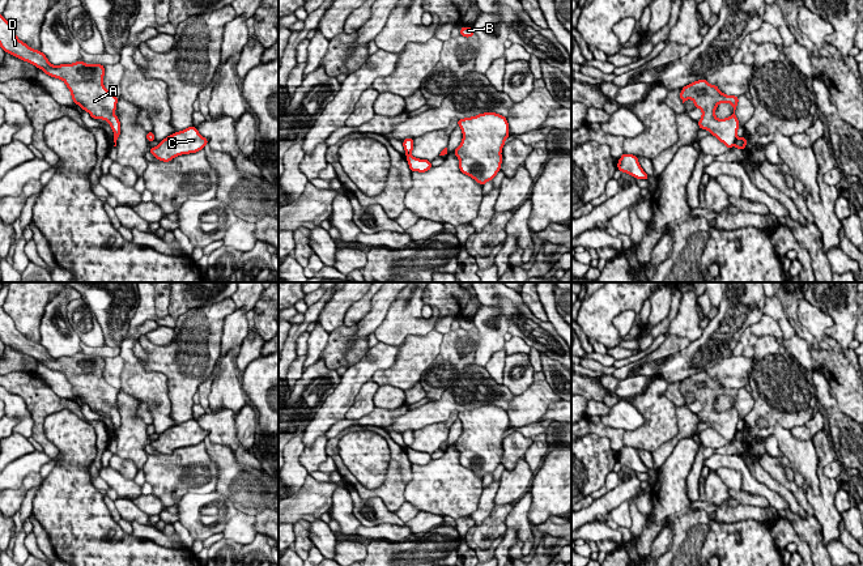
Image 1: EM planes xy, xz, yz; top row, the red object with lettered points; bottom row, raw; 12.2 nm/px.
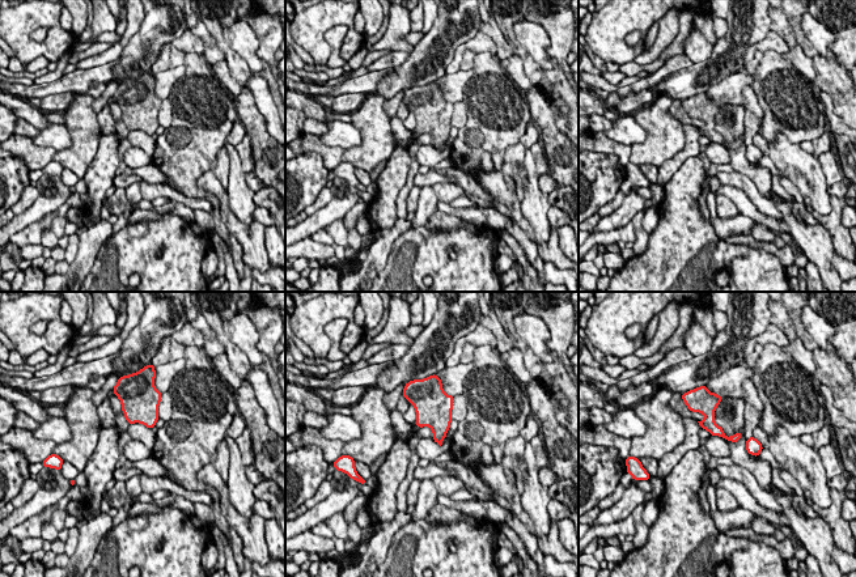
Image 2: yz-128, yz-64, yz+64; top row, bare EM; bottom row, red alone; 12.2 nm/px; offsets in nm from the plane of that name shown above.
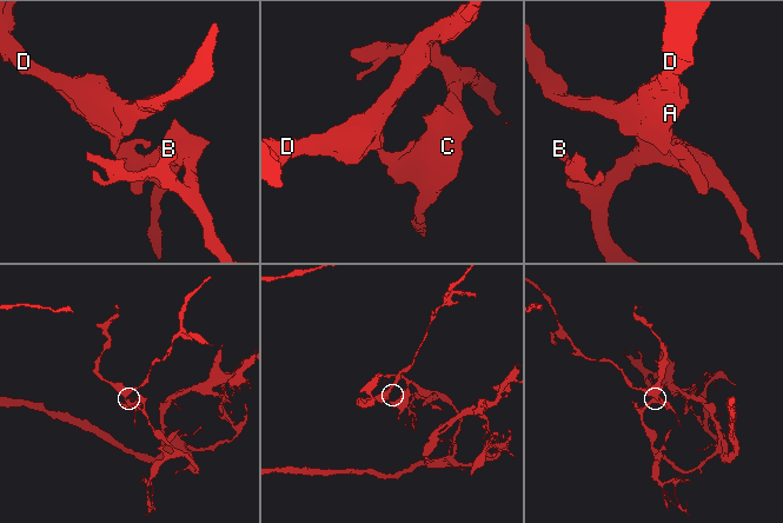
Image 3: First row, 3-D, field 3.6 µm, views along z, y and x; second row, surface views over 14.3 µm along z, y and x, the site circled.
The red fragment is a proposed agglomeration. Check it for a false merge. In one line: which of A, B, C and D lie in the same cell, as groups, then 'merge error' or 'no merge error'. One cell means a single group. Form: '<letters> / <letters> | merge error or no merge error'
A D / B C | merge error

